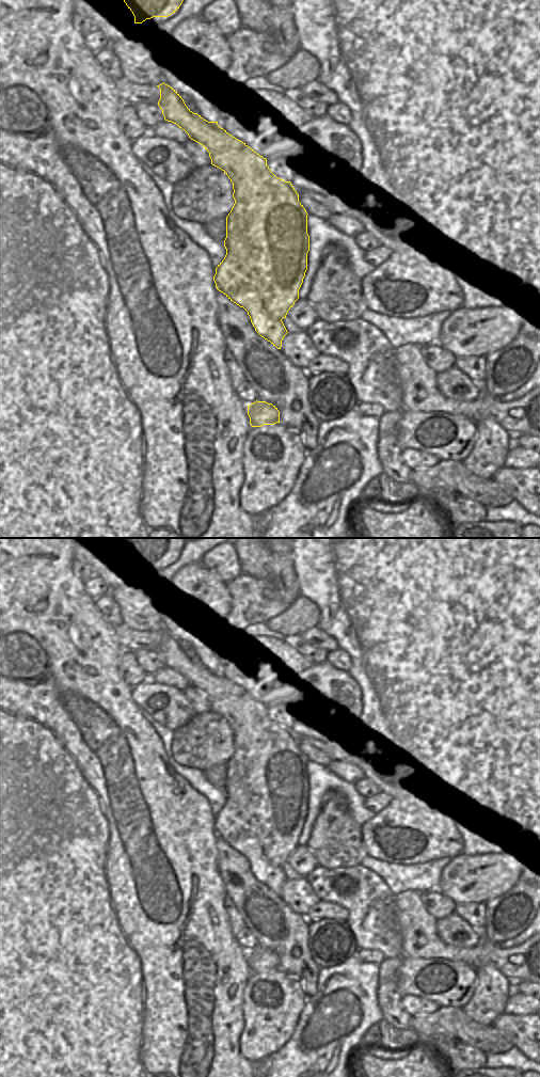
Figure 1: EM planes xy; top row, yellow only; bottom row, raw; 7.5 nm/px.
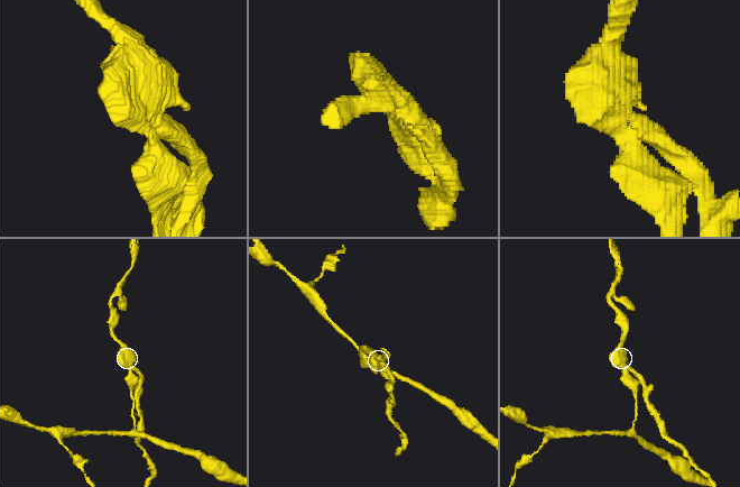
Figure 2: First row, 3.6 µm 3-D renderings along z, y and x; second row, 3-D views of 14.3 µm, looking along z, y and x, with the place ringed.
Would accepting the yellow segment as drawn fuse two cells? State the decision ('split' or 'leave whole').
split

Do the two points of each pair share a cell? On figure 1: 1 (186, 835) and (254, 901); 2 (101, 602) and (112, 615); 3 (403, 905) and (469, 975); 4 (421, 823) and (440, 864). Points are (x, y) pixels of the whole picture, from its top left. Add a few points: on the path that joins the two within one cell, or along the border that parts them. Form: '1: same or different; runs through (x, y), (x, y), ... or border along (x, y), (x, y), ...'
1: different; border along (218, 840), (216, 844), (217, 869), (224, 890)
2: same; runs through (105, 605), (111, 612)
3: different; border along (431, 957), (457, 960), (475, 969)
4: different; border along (449, 857), (439, 857), (413, 865)

